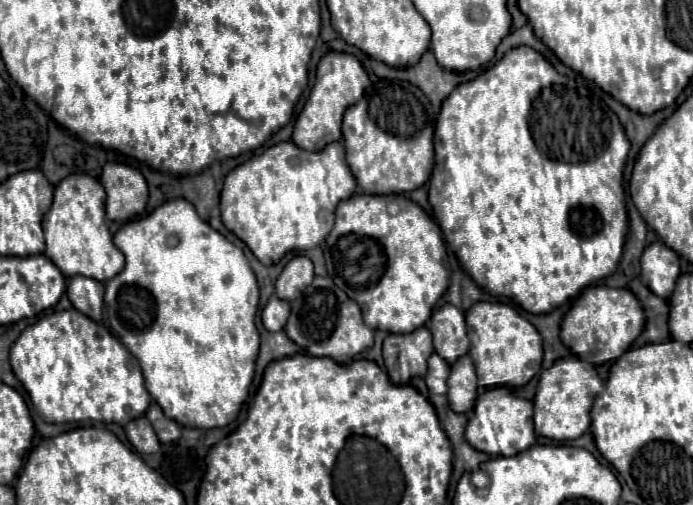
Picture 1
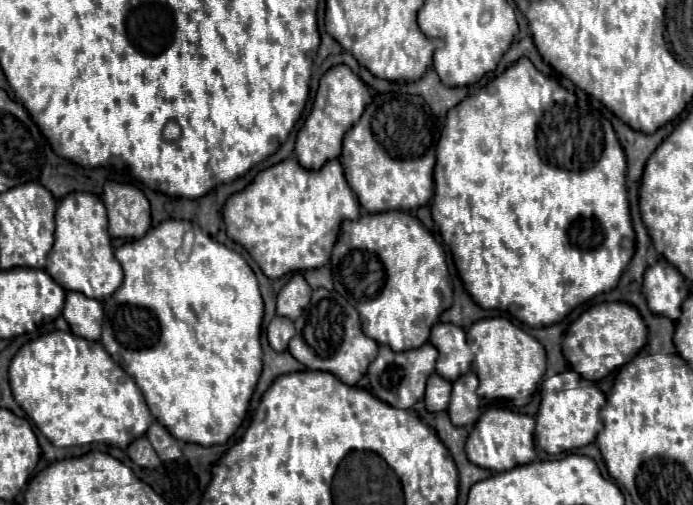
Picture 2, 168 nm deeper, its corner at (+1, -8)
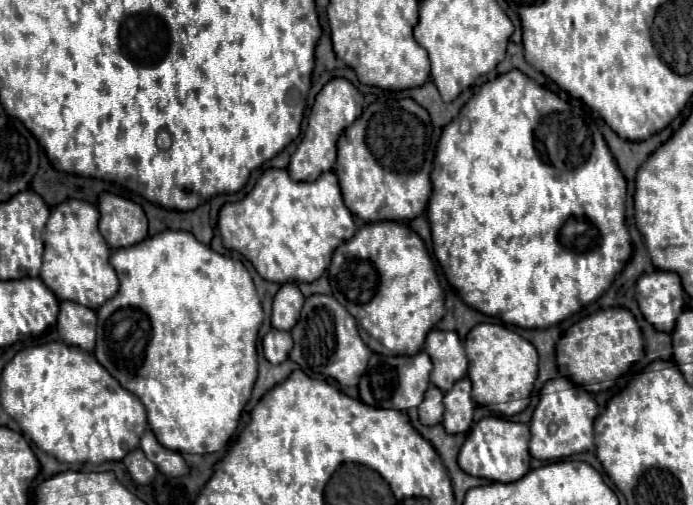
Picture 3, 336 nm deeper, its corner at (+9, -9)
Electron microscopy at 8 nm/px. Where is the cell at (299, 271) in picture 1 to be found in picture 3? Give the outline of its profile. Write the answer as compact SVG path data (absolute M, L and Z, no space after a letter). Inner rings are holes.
M287 282L279 288L279 292L273 298L273 312L271 312L271 324L277 330L291 330L293 322L297 322L301 314L305 298L297 284Z

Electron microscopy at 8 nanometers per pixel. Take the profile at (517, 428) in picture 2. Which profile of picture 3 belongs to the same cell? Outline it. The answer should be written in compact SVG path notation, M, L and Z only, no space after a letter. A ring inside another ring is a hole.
M499 416L481 418L467 434L459 450L459 466L467 474L487 478L491 482L513 482L529 470L529 426Z

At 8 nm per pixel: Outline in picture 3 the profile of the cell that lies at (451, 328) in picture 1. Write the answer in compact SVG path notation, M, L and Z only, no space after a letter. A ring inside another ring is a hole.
M431 330L425 338L423 350L431 356L433 362L431 382L439 390L449 390L453 382L465 376L469 362L463 344L455 332Z

